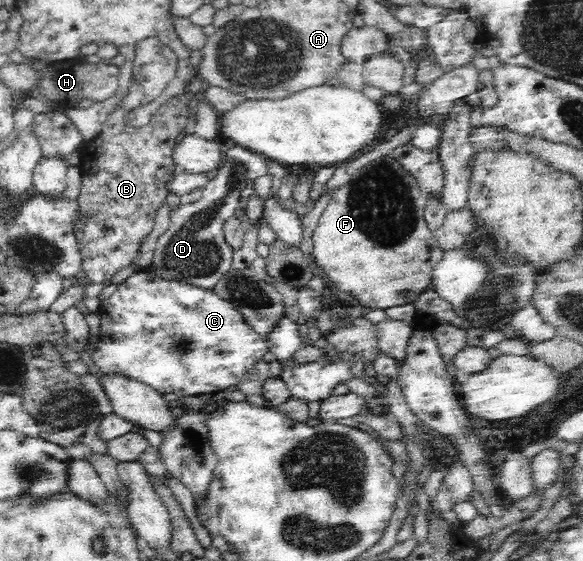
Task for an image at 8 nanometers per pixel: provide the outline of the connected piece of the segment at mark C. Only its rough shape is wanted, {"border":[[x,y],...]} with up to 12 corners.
{"border":[[139,270],[87,361],[180,398],[268,353],[213,289]]}

